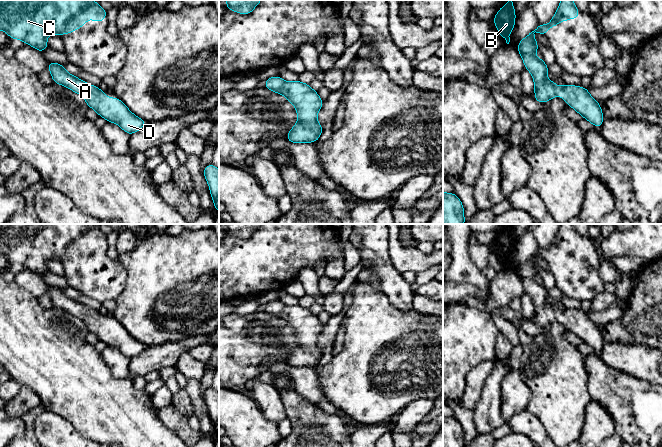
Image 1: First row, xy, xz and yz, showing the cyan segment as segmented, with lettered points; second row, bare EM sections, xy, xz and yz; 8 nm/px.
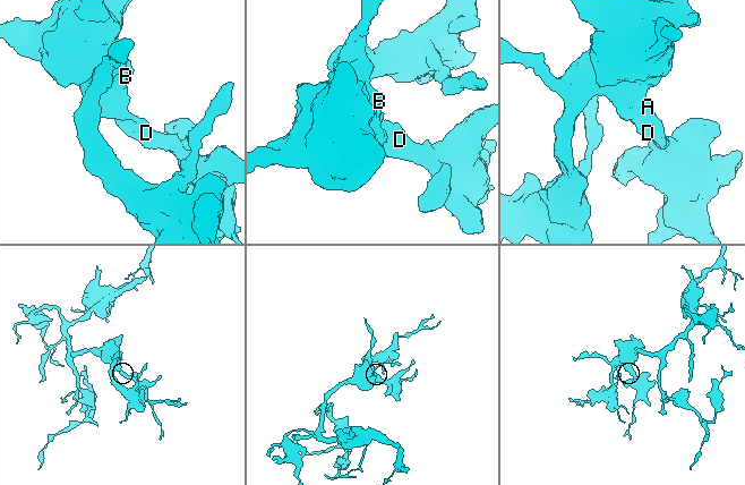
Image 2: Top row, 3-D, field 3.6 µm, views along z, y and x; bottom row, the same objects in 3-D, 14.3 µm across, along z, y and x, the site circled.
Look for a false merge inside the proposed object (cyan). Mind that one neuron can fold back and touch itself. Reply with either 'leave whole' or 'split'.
leave whole

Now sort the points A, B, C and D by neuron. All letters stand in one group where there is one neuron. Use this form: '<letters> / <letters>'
A B C D

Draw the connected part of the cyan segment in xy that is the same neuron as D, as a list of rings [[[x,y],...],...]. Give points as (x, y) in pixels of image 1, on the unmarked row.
[[[48,286],[48,294],[54,307],[80,318],[88,331],[94,333],[99,341],[119,349],[127,358],[132,359],[147,348],[143,343],[133,338],[119,322],[108,322],[99,311],[69,298],[62,288]]]

